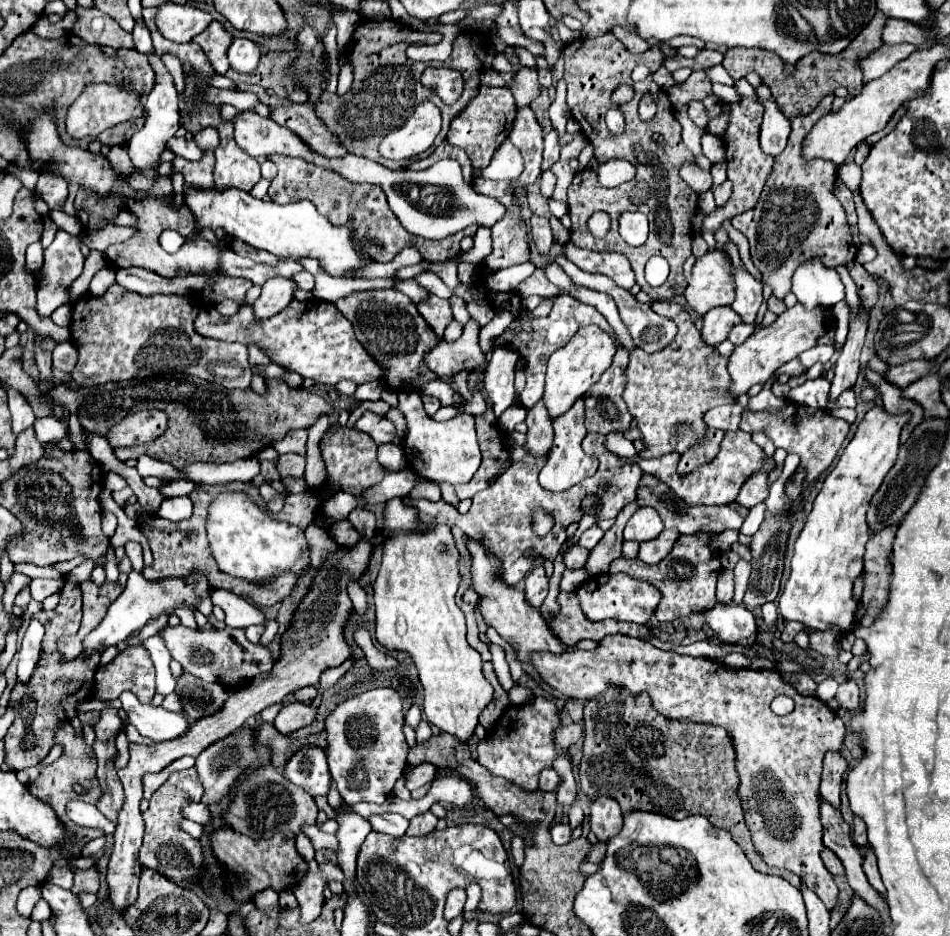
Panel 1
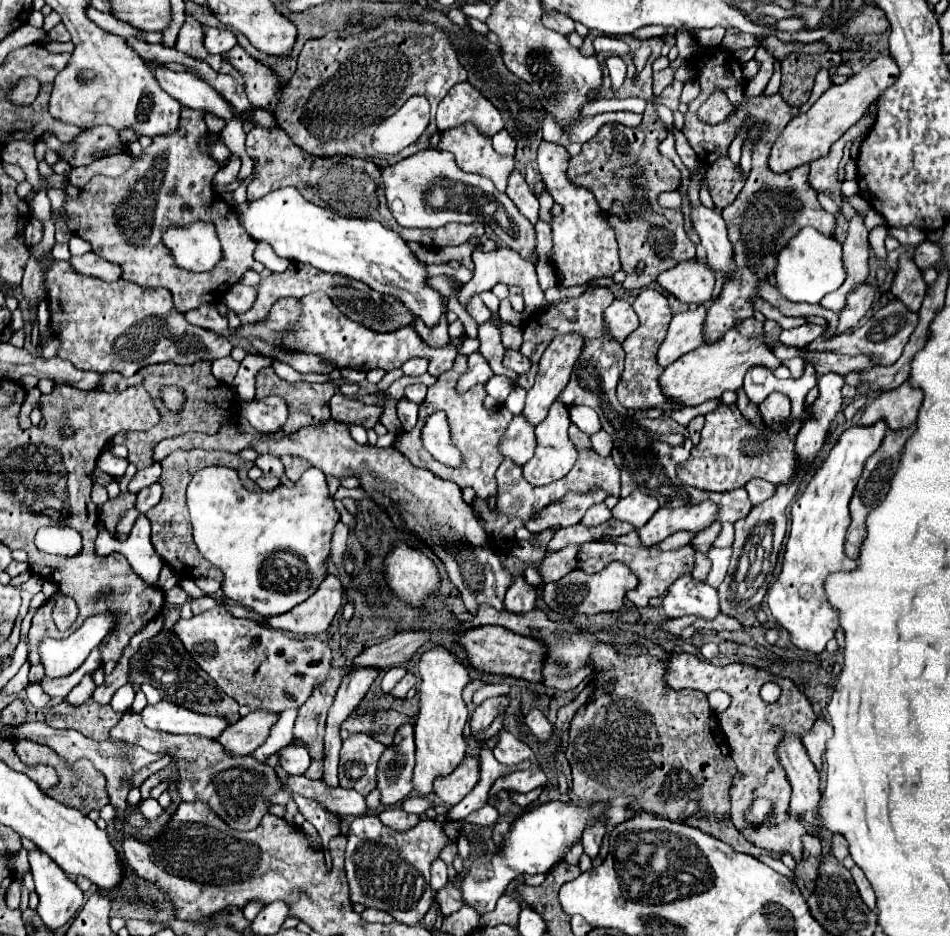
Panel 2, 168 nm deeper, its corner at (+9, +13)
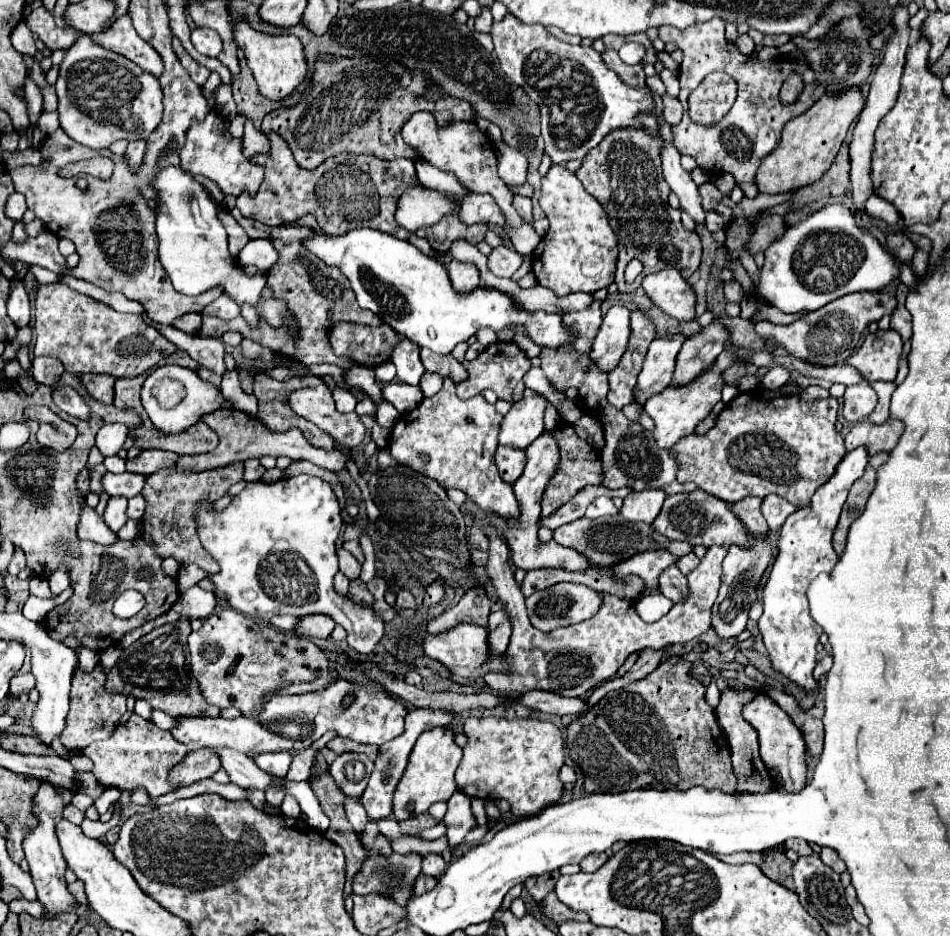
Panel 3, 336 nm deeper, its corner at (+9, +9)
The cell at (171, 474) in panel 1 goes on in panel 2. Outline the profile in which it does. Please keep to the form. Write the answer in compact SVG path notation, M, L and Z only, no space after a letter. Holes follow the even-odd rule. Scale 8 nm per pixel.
M102 452L102 456L98 458L98 468L114 478L120 478L126 472L128 464L130 462L127 459L116 458L112 452Z

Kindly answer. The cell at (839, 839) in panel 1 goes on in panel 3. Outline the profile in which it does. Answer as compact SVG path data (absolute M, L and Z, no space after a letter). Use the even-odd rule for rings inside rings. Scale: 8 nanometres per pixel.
M756 690L754 698L744 704L742 716L758 732L760 756L770 768L778 770L778 774L782 778L782 790L798 792L800 788L804 788L804 784L806 784L806 762L804 762L806 746L804 746L802 732L796 728L792 718L762 690Z

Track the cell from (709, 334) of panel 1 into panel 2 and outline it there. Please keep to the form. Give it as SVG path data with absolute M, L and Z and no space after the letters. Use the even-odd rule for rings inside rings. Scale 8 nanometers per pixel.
M700 304L696 310L688 310L672 318L666 340L658 350L658 364L662 368L670 366L682 354L704 344L704 332L702 332L704 318L706 318L706 304Z

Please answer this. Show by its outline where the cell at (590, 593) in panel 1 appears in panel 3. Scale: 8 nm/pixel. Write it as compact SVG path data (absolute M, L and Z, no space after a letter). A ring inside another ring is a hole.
M568 582L554 584L546 590L538 590L532 596L526 598L528 618L530 618L532 626L542 630L542 632L550 632L554 628L564 628L564 626L570 626L570 624L584 622L598 612L600 604L602 604L602 598L598 596L596 590L582 586L582 584L568 584Z

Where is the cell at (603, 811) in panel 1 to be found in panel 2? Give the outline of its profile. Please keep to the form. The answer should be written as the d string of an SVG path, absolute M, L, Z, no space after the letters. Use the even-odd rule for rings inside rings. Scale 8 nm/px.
M598 820L598 822L590 824L590 828L586 828L586 832L582 834L584 852L586 852L590 858L594 858L594 856L598 854L600 844L602 844L602 838L604 838L604 834L606 834L606 832L608 832L606 824L602 824L602 820Z

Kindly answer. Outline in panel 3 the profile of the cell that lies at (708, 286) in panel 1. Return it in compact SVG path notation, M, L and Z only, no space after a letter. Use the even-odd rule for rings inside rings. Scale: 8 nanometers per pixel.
M664 268L644 276L642 288L646 296L668 316L680 322L694 320L696 296L676 268Z

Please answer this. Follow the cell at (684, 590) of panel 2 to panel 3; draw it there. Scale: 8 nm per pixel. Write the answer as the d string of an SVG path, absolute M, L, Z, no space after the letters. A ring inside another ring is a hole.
M676 566L666 568L666 572L662 572L662 576L658 578L658 592L672 602L682 600L686 596L686 576Z

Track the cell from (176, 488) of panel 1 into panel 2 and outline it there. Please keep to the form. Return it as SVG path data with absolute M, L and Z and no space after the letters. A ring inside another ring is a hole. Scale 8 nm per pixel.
M154 462L152 466L148 466L148 468L136 472L136 476L132 478L128 490L130 490L130 492L140 492L142 488L146 488L146 486L158 482L158 480L160 480L160 474L162 474L162 468L160 468L158 462Z

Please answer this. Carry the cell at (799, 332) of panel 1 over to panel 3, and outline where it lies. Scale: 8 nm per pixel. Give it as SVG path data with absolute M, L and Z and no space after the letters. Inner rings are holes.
M722 352L712 370L702 374L698 380L694 380L690 386L682 386L682 388L666 388L664 392L652 396L646 404L644 404L644 410L648 412L648 416L654 420L654 430L652 430L652 436L658 444L658 448L670 448L674 446L680 438L684 436L690 436L694 434L694 428L710 414L712 406L720 400L720 392L722 392L722 386L724 386L724 380L722 380L722 370L728 368L732 362L740 362L738 358L734 358L734 354L730 352Z

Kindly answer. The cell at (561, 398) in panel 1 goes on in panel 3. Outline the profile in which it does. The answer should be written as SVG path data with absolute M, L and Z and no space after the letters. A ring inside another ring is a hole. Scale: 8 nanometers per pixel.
M540 394L512 404L510 412L500 424L498 444L526 450L544 432L542 418L546 404L546 398Z

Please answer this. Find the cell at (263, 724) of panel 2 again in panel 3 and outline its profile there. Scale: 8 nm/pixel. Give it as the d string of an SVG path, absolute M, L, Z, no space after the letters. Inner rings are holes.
M212 748L186 752L182 762L178 766L174 766L172 772L168 774L170 786L172 788L190 786L190 784L194 784L198 780L210 778L216 770L220 770L220 762L218 762L218 756L214 754Z

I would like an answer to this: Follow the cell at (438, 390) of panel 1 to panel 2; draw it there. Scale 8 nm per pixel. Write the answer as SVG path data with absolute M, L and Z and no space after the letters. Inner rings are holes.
M412 358L402 366L402 372L406 376L420 376L420 374L426 374L426 370L428 370L428 360L424 358Z

